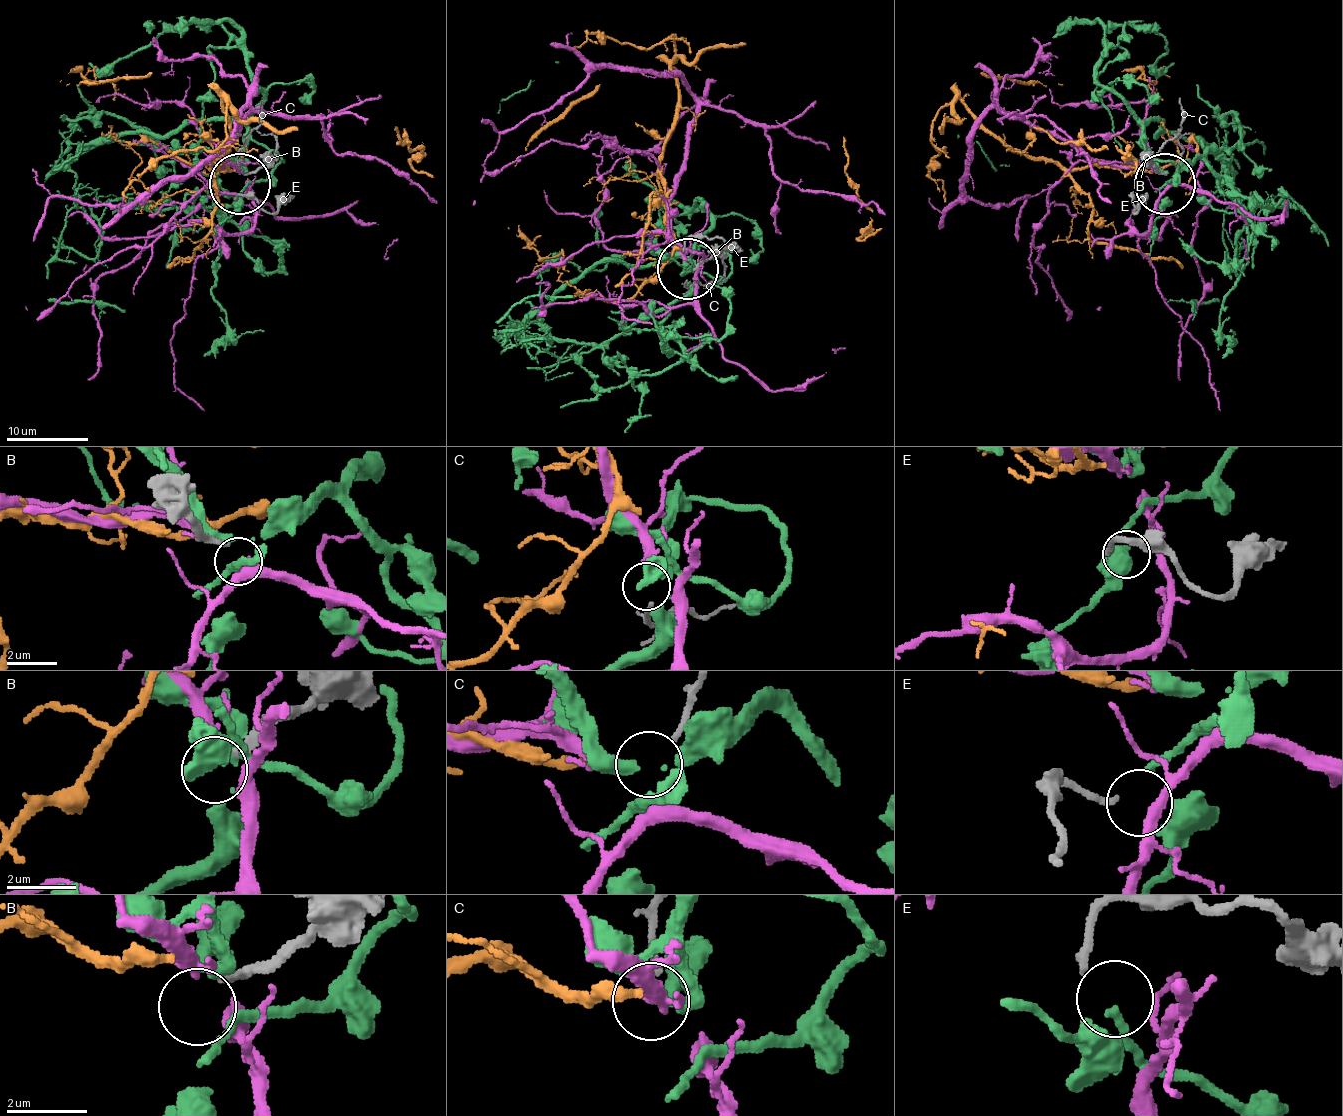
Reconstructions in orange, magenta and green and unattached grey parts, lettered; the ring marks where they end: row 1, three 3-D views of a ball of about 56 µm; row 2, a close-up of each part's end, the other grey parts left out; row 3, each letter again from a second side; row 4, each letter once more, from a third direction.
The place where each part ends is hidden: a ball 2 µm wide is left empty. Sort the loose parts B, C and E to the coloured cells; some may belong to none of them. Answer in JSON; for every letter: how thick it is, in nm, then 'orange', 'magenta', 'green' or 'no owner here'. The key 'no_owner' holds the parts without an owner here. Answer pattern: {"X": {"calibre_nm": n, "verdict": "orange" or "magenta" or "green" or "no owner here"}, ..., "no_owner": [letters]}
{"B": {"calibre_nm": 240, "verdict": "no owner here"}, "C": {"calibre_nm": 170, "verdict": "magenta"}, "E": {"calibre_nm": 200, "verdict": "green"}, "no_owner": ["B"]}

